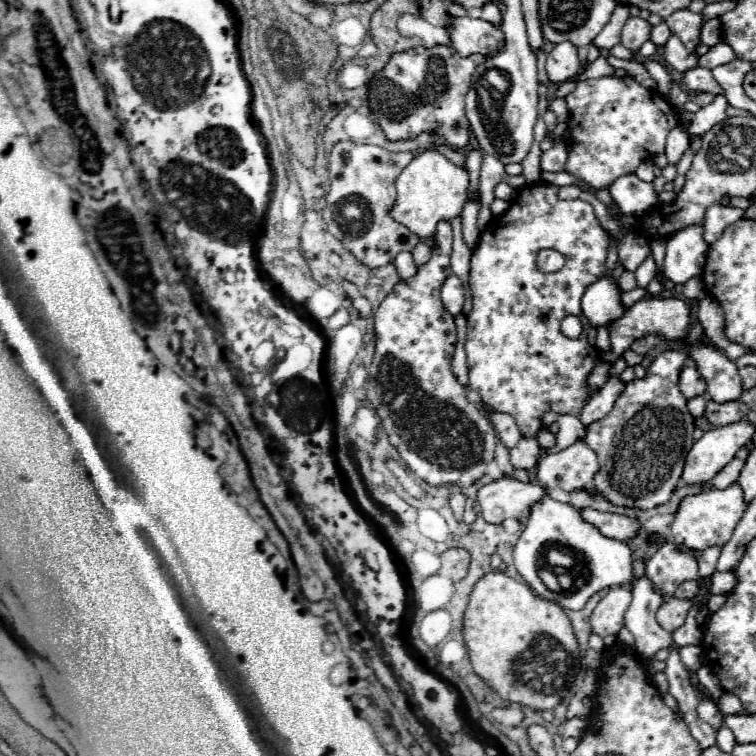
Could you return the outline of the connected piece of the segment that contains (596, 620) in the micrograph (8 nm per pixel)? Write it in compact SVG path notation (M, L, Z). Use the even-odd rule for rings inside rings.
M617 586L611 588L607 596L601 598L601 602L595 606L591 614L591 628L601 638L615 636L623 628L623 614L627 612L631 604L631 590Z

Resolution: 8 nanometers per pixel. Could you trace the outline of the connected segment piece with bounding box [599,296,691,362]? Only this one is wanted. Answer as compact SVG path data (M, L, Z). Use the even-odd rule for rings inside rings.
M657 296L641 298L631 308L627 308L621 318L615 318L609 322L607 330L609 330L611 348L607 352L599 352L599 358L601 358L601 362L615 362L633 344L633 340L649 336L649 334L657 334L657 336L665 338L667 342L685 342L689 336L689 322L691 322L691 310L685 300L657 298Z

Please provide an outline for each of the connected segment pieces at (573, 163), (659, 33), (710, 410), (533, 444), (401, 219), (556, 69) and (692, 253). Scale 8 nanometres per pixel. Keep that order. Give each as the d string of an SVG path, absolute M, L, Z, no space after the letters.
M617 76L583 80L577 84L575 92L565 98L565 102L569 108L569 158L565 172L573 174L591 190L609 188L619 176L633 174L641 160L653 159L655 154L661 154L665 150L665 138L669 130L679 124L677 112L665 102L665 98L655 90L649 92L633 78L629 78L629 84L625 78Z
M661 22L659 26L655 26L655 28L651 30L651 40L653 40L657 46L664 45L669 36L671 36L671 32L669 32L669 28L667 28L665 22Z
M709 400L705 418L715 426L727 426L727 424L743 420L747 416L747 412L749 412L749 406L741 400L731 400L731 402L723 402L723 404Z
M521 438L517 442L517 446L509 450L509 456L511 456L511 464L515 468L529 470L529 468L537 466L537 460L541 456L541 448L535 438Z
M427 150L415 156L409 162L409 166L405 166L403 172L395 178L397 198L389 210L389 216L399 224L407 226L419 238L431 238L435 234L435 224L439 220L453 220L457 214L461 214L465 206L467 186L469 176L465 168L455 166L441 152Z
M571 42L557 44L547 54L545 70L547 70L547 78L551 84L561 84L577 76L581 72L581 62L577 60L577 48Z
M691 226L675 232L667 240L667 256L663 272L675 284L685 284L689 278L703 272L709 244L703 240L703 228Z

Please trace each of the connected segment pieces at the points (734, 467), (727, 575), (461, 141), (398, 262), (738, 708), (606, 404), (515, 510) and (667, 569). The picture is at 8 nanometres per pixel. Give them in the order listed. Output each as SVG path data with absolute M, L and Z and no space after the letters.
M751 444L743 446L743 448L737 452L737 456L735 456L721 472L715 474L715 478L711 480L711 482L713 482L713 488L727 488L727 486L731 486L731 484L739 478L739 472L741 472L741 468L743 468L749 452L751 452Z
M715 572L711 578L711 594L727 594L737 586L737 576L731 572Z
M433 46L433 48L423 48L423 50L411 50L411 52L395 52L391 54L389 62L375 72L375 76L369 82L369 108L371 114L375 116L377 124L383 128L387 140L397 142L397 140L411 140L417 138L423 132L439 134L451 144L455 150L463 150L469 144L469 120L465 116L465 94L469 92L469 80L475 72L475 68L485 62L487 58L483 54L471 54L467 58L459 56L455 48L451 46Z
M401 252L395 258L393 264L395 264L395 268L397 268L397 272L399 272L399 276L403 280L407 280L407 276L413 276L415 274L415 268L417 268L417 264L411 260L411 254L409 252Z
M721 692L721 696L717 698L717 704L721 706L721 710L725 712L725 714L737 714L737 712L745 712L743 710L743 704L739 702L739 698L735 696L735 694L731 694L731 692Z
M609 378L607 384L599 390L593 390L579 414L579 420L587 426L595 420L601 420L603 416L607 416L607 412L611 412L613 404L615 404L615 396L619 396L619 392L623 392L625 384L619 378Z
M499 478L485 484L477 492L483 518L491 524L501 524L505 518L519 520L531 512L531 504L543 496L545 488L531 482L519 482L515 478Z
M663 544L657 554L645 564L645 576L653 582L655 592L667 602L677 586L685 580L697 580L697 560L691 552L677 552L677 544Z

